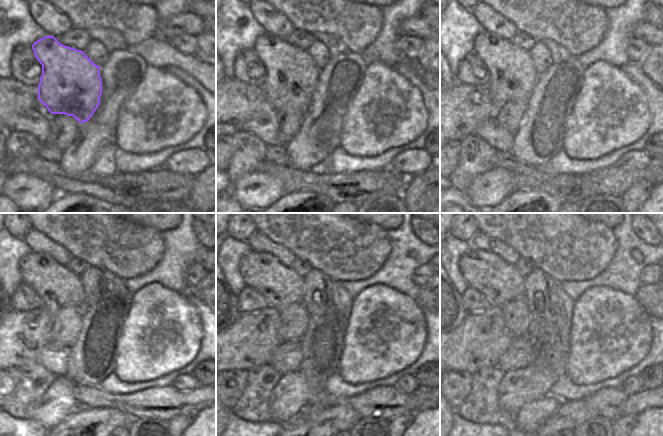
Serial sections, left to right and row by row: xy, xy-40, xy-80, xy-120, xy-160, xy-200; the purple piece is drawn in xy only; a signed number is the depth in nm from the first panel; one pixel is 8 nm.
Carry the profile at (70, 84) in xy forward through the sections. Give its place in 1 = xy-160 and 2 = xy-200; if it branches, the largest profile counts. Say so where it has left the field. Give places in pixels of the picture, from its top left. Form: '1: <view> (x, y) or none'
1: xy-160 (281, 286)
2: xy-200 (499, 281)

